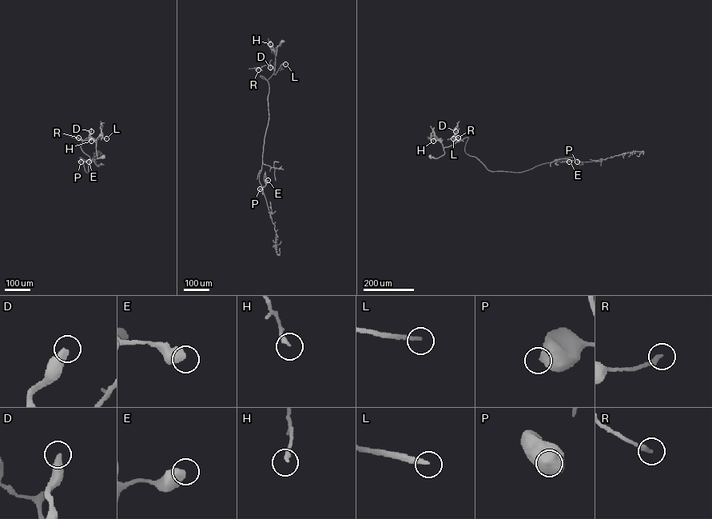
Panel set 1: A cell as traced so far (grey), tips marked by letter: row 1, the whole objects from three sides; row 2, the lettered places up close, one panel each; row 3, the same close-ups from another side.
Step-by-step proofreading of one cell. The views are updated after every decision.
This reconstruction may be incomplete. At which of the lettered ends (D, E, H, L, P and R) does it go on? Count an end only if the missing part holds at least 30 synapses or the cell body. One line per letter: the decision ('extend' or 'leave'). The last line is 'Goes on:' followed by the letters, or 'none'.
D: extend
E: leave
H: leave
L: extend
P: leave
R: leave
Goes on: D, L

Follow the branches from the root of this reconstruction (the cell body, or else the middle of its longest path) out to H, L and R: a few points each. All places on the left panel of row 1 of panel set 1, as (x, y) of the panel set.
H: (102, 157), (97, 158), (96, 143), (89, 135), (91, 141)
L: (102, 157), (97, 158), (94, 140), (101, 134), (106, 138)
R: (102, 157), (97, 158), (95, 141), (90, 136), (83, 141), (74, 137), (78, 137)

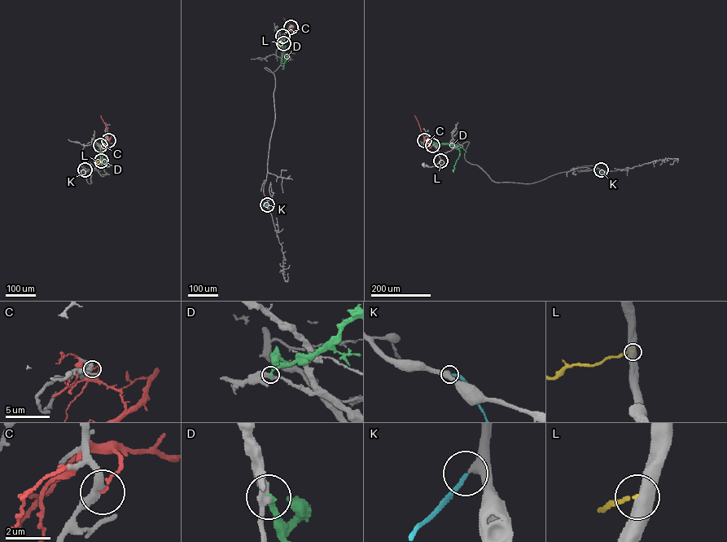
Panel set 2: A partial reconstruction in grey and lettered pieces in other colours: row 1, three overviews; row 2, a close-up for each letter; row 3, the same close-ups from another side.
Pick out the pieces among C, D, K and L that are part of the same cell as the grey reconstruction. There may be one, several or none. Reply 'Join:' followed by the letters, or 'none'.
Join: K

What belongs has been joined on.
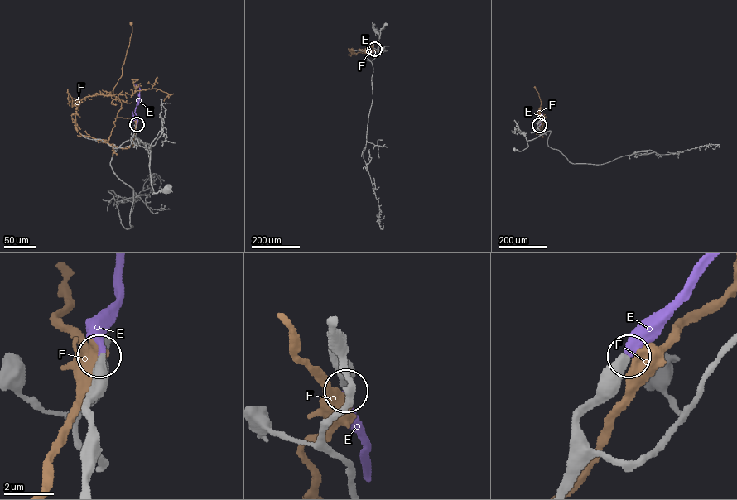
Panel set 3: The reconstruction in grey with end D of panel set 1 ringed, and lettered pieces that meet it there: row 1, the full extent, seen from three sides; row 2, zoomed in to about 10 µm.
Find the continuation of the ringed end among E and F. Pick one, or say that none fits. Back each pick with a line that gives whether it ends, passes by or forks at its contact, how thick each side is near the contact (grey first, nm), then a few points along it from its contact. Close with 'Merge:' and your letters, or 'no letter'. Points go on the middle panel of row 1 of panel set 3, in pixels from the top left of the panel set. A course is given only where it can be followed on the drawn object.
E: It ends there. Thickness 440 nm (grey) against 400 nm
Merge: E

